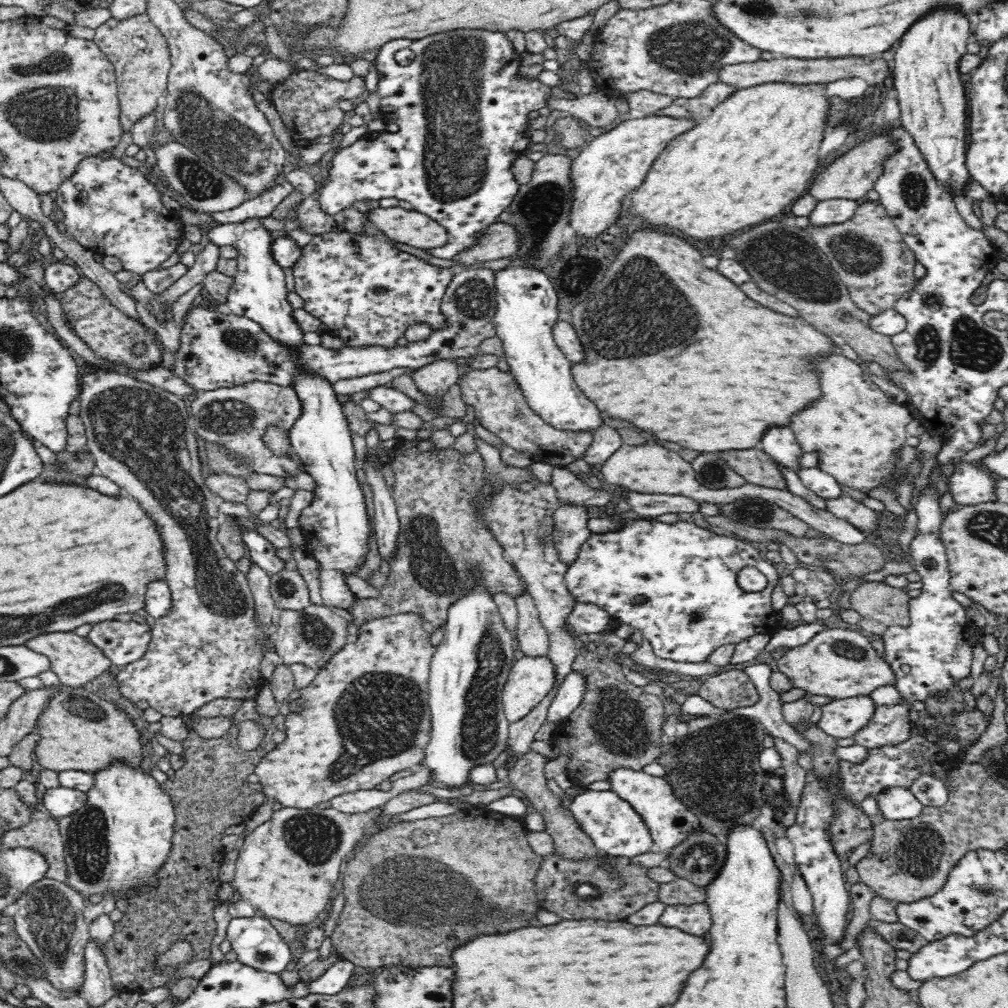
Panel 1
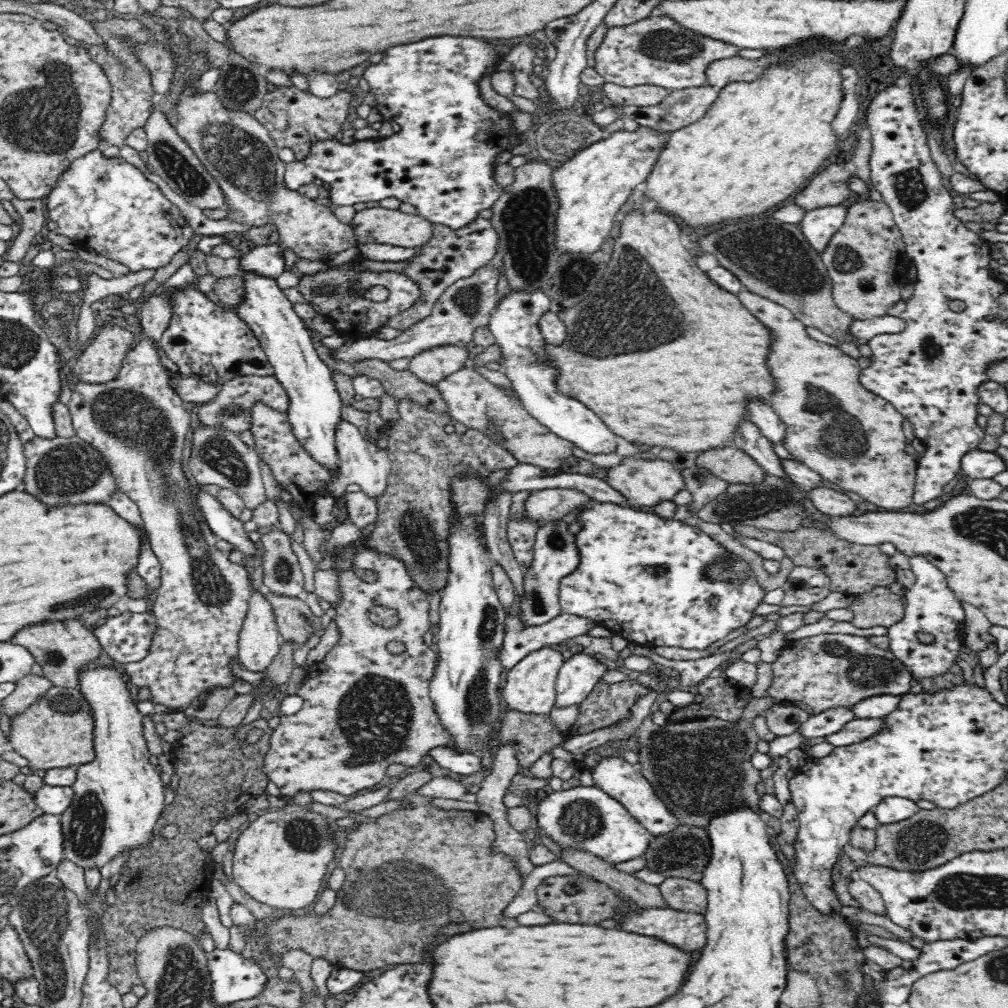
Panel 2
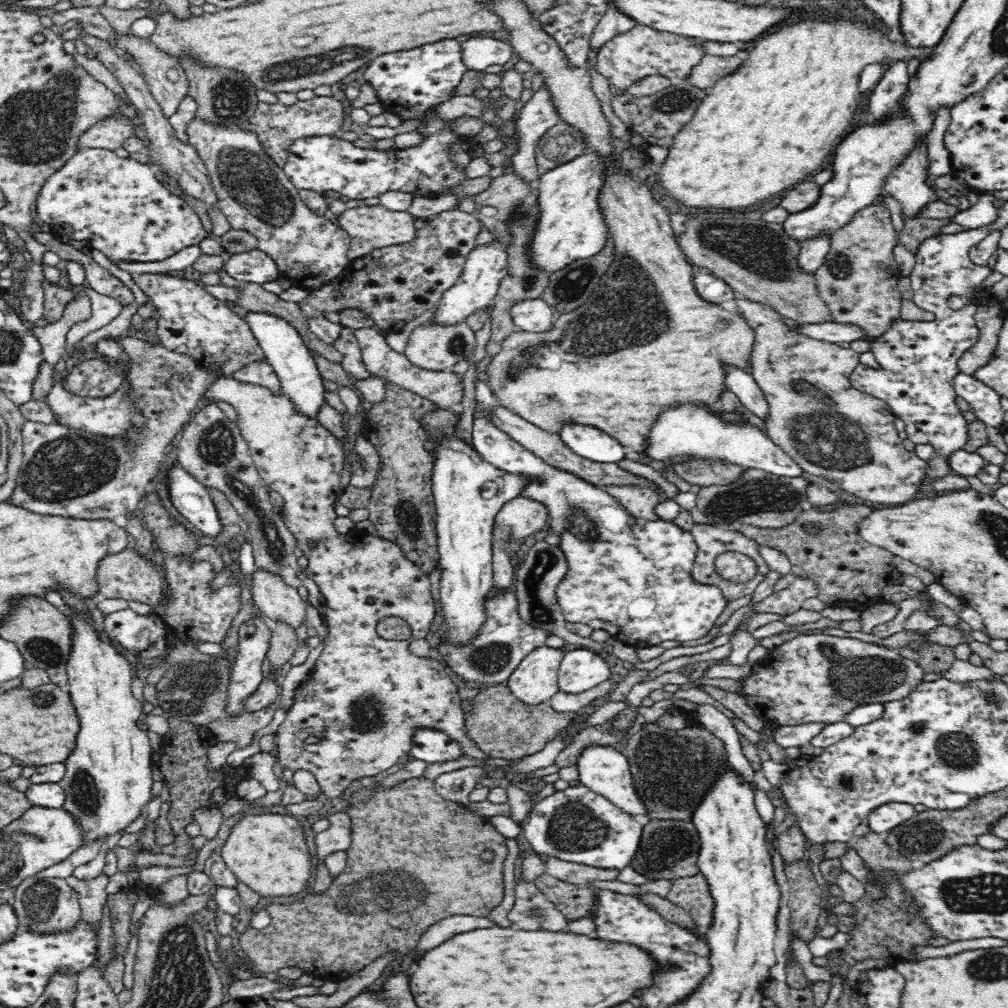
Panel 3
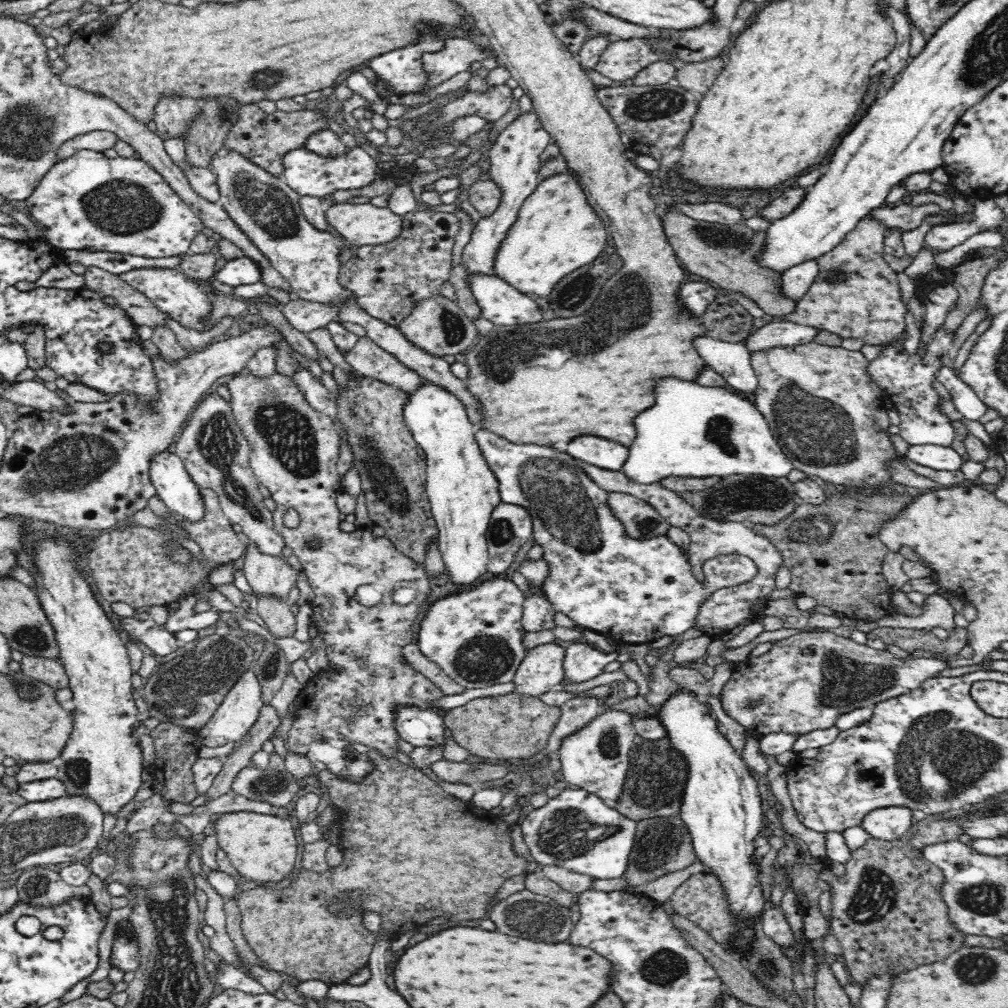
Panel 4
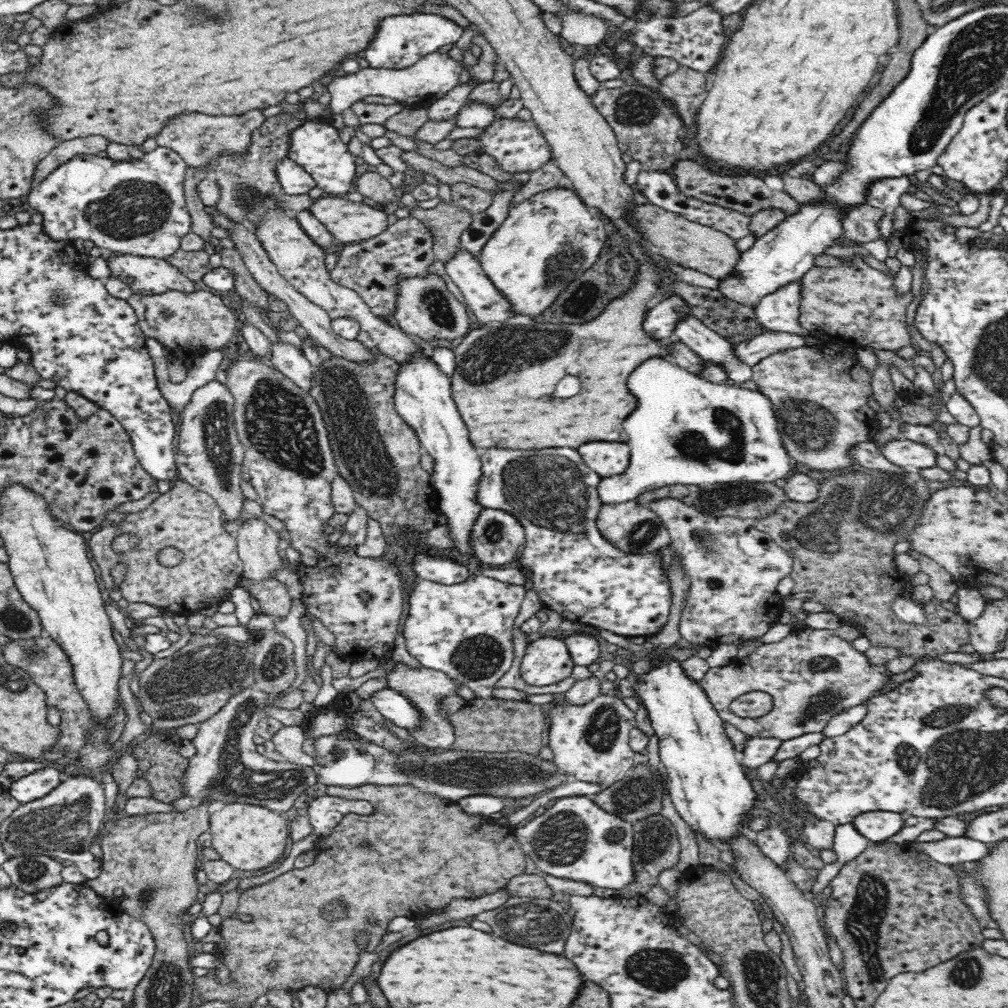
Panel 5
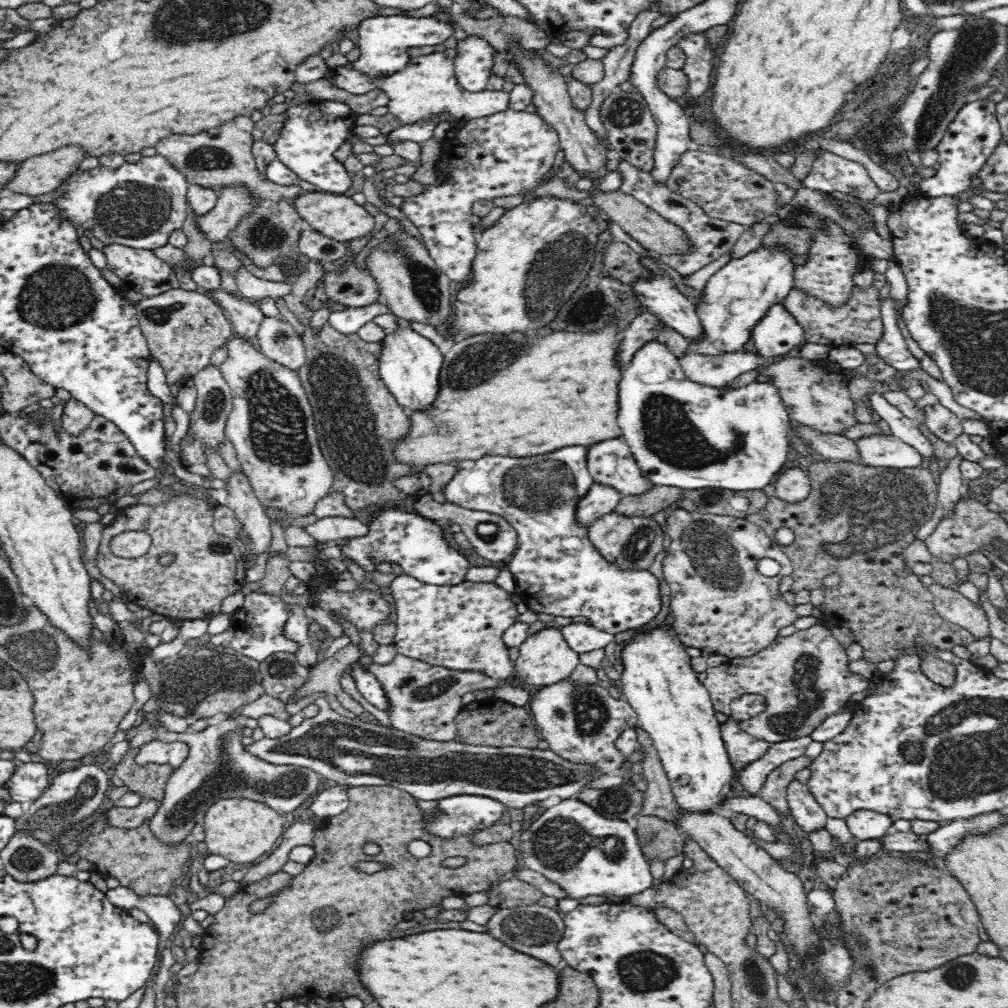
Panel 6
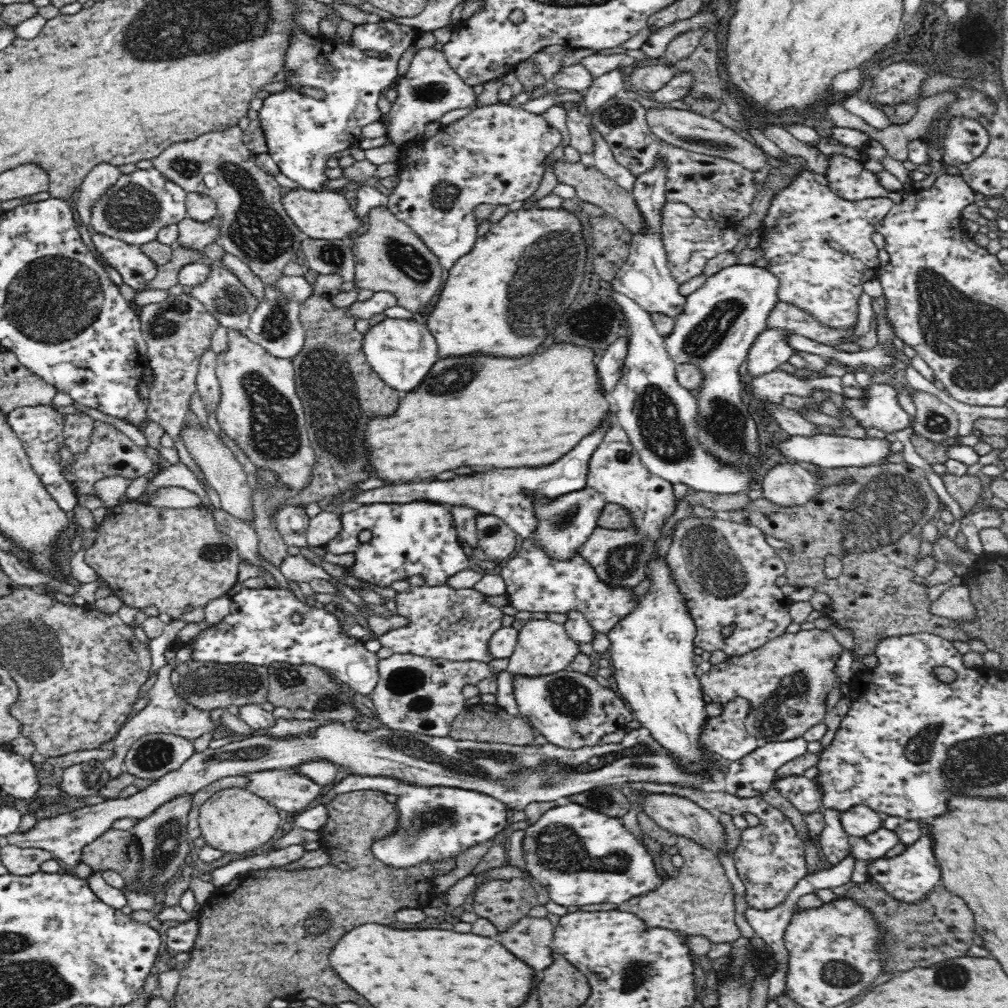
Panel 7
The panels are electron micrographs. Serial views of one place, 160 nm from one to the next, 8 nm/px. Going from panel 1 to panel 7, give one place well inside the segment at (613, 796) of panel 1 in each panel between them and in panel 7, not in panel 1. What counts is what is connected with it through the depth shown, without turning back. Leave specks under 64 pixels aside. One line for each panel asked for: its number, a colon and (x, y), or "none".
2: (584, 818)
3: (576, 825)
4: (575, 830)
5: (576, 840)
6: (571, 844)
7: (581, 856)

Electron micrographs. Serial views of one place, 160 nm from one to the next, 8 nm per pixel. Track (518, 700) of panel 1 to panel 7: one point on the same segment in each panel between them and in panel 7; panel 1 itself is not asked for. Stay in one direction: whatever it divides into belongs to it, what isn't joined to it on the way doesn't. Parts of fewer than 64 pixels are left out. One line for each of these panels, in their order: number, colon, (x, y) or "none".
2: (530, 685)
3: (535, 679)
4: (541, 669)
5: (547, 660)
6: (545, 657)
7: (543, 647)

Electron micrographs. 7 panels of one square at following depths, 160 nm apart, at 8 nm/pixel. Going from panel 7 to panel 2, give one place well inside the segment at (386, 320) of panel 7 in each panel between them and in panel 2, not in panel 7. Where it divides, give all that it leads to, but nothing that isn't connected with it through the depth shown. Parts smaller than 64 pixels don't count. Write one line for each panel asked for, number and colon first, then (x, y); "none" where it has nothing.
2: (465, 690)
3: (468, 492)
4: (462, 490)
5: (422, 394)
6: (409, 363)

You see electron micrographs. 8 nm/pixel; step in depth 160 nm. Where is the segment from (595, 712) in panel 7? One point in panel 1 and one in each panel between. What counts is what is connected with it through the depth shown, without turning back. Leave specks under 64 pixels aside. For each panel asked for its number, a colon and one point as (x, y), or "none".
1: (669, 821)
2: (613, 775)
3: (602, 768)
4: (596, 757)
5: (589, 741)
6: (580, 722)

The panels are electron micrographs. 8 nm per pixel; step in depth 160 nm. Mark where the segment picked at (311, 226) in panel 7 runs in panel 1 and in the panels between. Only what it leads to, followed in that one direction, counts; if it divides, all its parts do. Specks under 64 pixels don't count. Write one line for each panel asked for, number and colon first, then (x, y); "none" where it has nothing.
1: (409, 226)
2: (379, 225)
3: (370, 227)
4: (359, 224)
5: (349, 222)
6: (336, 216)

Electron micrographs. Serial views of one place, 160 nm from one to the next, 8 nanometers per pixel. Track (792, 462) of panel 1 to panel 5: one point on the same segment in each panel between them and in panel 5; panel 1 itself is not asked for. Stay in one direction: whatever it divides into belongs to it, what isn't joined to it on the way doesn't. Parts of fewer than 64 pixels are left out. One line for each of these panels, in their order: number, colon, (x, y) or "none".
2: (767, 420)
3: (739, 381)
4: (732, 360)
5: (707, 344)

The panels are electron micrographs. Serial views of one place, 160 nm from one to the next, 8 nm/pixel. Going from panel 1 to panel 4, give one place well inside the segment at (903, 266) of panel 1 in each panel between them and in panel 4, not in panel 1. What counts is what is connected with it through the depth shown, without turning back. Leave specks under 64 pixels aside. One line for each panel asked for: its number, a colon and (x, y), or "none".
2: (866, 261)
3: (858, 282)
4: (856, 294)

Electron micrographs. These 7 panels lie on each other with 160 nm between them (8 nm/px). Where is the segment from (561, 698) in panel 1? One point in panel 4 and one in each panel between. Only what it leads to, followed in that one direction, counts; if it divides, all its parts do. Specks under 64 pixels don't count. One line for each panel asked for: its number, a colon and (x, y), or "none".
2: (581, 671)
3: (580, 669)
4: (582, 661)

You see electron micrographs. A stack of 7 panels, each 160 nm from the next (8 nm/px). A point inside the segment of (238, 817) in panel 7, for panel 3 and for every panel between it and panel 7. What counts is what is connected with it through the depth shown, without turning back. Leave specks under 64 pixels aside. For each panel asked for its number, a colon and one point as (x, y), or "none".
3: (268, 852)
4: (262, 847)
5: (249, 837)
6: (239, 829)

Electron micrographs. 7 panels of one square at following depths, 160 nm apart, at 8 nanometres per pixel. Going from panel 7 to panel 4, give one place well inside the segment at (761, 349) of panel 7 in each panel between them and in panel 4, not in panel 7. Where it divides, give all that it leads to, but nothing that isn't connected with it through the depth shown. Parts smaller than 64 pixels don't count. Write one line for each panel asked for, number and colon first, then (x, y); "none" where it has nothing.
4: (795, 281)
5: (778, 312)
6: (777, 333)

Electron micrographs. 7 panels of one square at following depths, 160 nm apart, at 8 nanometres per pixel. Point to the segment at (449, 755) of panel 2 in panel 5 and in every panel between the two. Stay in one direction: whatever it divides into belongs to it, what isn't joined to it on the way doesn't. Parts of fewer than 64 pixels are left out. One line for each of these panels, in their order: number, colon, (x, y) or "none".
3: (431, 745)
4: (420, 726)
5: (393, 706)

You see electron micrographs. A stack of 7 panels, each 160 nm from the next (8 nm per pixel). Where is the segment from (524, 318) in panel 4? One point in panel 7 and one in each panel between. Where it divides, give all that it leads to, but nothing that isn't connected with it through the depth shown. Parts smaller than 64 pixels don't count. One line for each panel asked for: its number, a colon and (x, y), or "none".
5: (489, 305)
6: (508, 153)
7: (495, 154)

